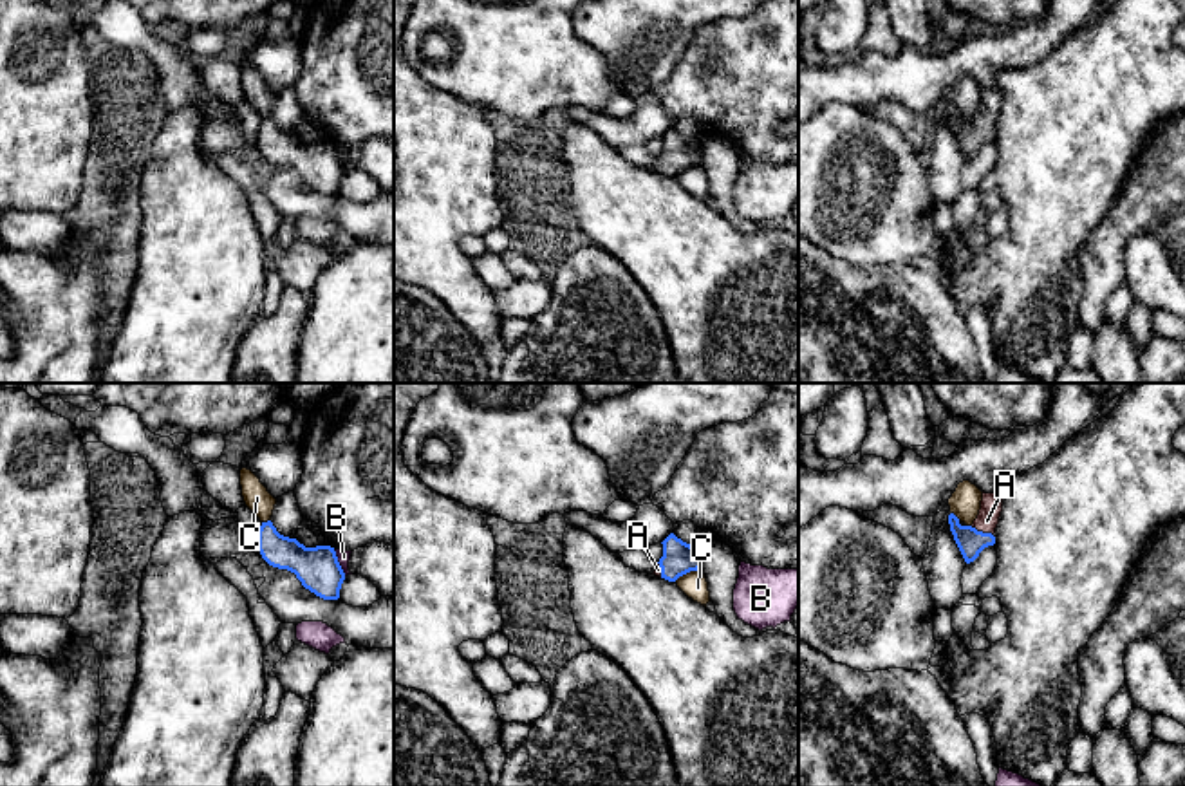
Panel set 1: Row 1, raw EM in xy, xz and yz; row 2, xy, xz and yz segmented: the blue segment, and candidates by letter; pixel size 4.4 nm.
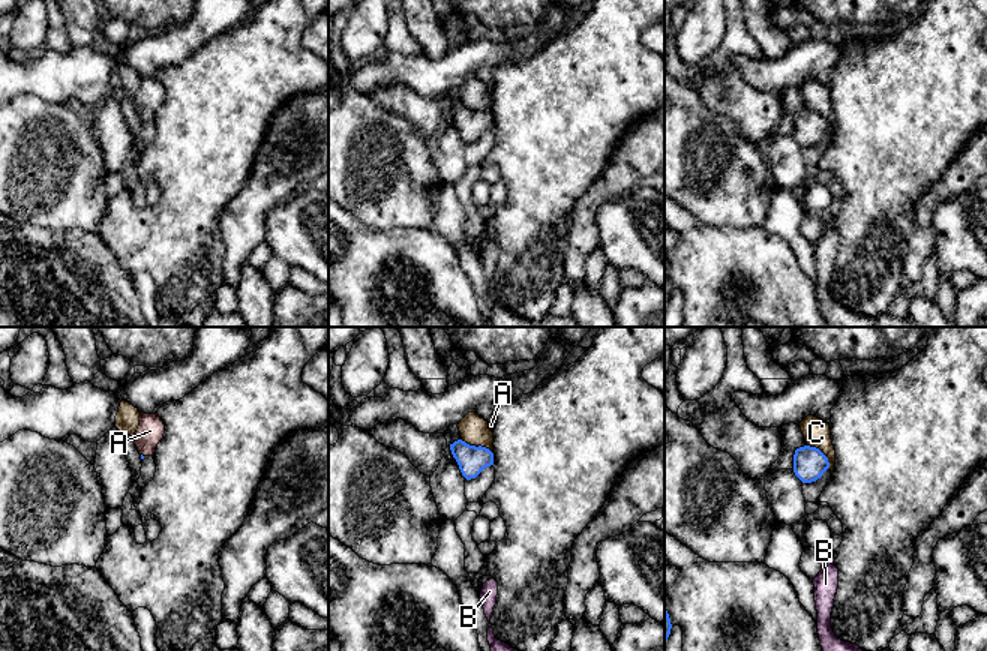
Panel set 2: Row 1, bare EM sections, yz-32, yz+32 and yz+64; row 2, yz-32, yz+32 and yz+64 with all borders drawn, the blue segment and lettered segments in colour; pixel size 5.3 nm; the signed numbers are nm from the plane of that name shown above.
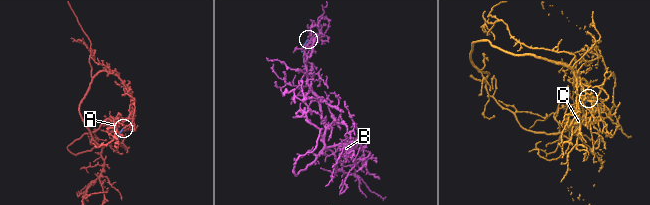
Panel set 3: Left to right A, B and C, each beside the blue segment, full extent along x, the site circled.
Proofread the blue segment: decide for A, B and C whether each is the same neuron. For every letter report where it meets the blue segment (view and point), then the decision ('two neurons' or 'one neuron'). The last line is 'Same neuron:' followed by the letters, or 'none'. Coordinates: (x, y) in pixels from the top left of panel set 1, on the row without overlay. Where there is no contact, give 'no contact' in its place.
A: yz (981, 127) | one neuron
B: xy (338, 158) | two neurons
C: xz (685, 168) | two neurons
Same neuron: A

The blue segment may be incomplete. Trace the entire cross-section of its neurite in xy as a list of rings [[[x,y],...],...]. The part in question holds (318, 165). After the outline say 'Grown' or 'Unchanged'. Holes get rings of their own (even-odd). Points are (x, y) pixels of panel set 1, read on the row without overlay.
[[[271,116],[262,117],[257,141],[269,161],[294,168],[302,181],[316,192],[340,193],[345,168],[334,143],[305,143],[296,134],[280,130]]]. Unchanged

